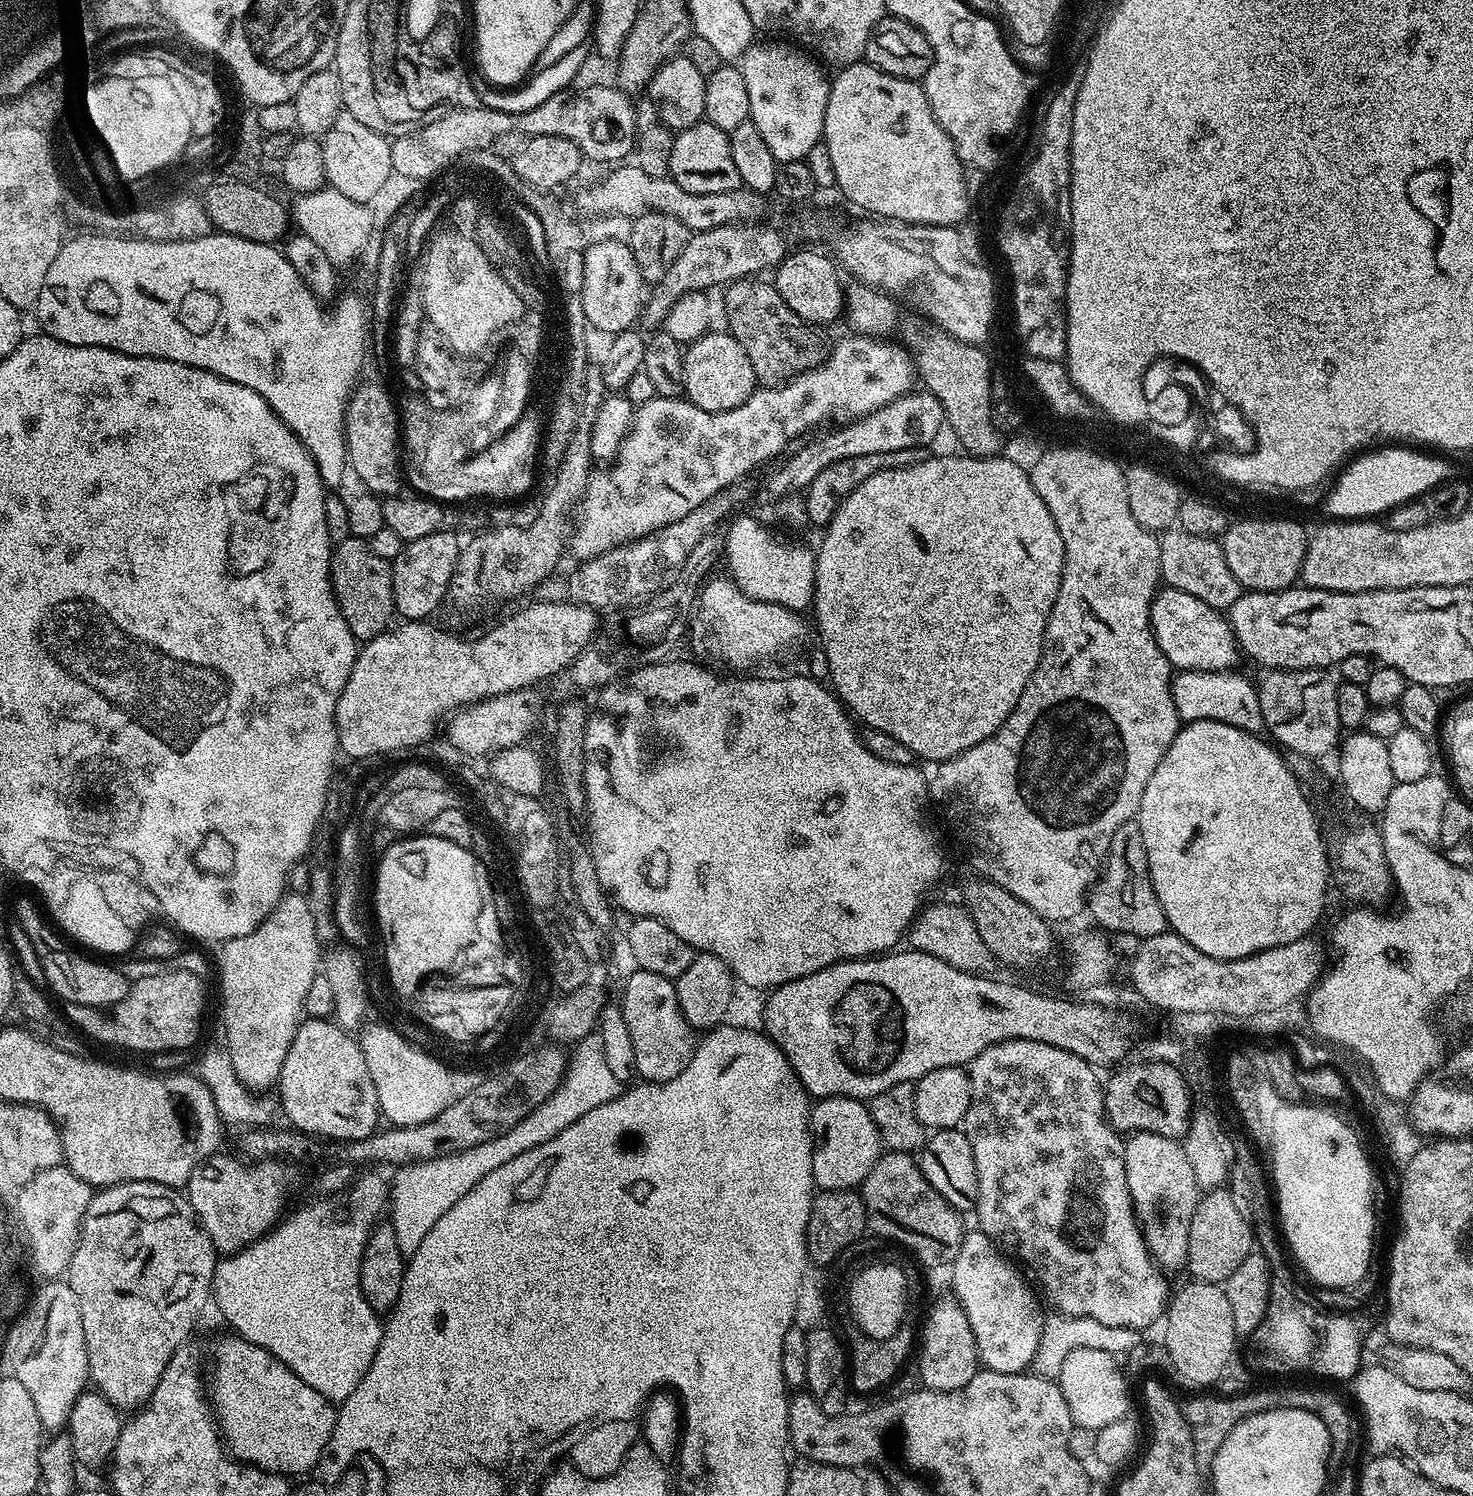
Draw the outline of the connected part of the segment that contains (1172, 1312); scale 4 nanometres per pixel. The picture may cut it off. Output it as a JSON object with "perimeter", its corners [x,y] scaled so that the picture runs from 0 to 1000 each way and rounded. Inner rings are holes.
{"perimeter":[[[809,856],[804,861],[799,864],[798,862],[792,875],[792,882],[789,898],[793,902],[796,918],[799,917],[807,925],[817,928],[826,922],[828,923],[834,916],[834,911],[836,909],[840,894],[835,870],[829,859]]]}

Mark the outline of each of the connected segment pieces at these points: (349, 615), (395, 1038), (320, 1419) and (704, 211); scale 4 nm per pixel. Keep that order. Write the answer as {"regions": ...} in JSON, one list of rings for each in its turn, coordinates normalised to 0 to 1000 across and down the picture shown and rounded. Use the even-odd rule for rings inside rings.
{"regions":[[[[238,358],[225,367],[225,396],[238,424],[242,429],[249,429],[264,422],[267,414],[267,392],[264,375],[254,370],[251,362]]],[[[263,684],[262,685],[251,684],[244,691],[243,697],[246,705],[248,707],[248,713],[251,715],[254,729],[257,731],[260,748],[269,753],[279,753],[286,750],[292,750],[301,741],[303,741],[307,737],[308,735],[308,729],[307,730],[308,720],[301,715],[299,709],[295,705],[295,707],[290,706],[288,704],[289,703],[286,702],[280,697],[276,697],[266,686]]],[[[155,892],[153,896],[147,897],[147,902],[144,904],[144,923],[142,925],[141,923],[140,928],[143,931],[143,941],[145,945],[147,953],[149,956],[149,959],[154,970],[160,975],[166,979],[170,979],[172,981],[178,981],[181,984],[189,984],[193,988],[199,988],[198,987],[202,986],[203,984],[209,984],[211,981],[212,983],[217,979],[219,972],[224,964],[224,959],[227,956],[227,951],[229,943],[229,939],[219,932],[216,932],[216,929],[208,926],[208,924],[205,924],[205,921],[202,921],[202,918],[198,917],[191,909],[186,908],[186,905],[183,905],[178,900],[172,900],[170,896],[164,895],[164,893]]],[[[431,111],[421,112],[415,115],[408,123],[399,126],[394,131],[394,139],[396,142],[405,142],[407,144],[424,144],[431,146],[437,142],[451,142],[460,148],[466,151],[468,156],[485,154],[487,151],[502,150],[503,148],[513,148],[519,142],[519,132],[515,128],[508,128],[503,124],[493,130],[471,130],[468,127],[463,127],[459,121],[450,118],[441,119],[441,116],[436,116]]]]}

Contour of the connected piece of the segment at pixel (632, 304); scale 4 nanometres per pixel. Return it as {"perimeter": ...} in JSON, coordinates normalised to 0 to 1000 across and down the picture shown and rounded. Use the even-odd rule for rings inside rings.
{"perimeter":[[[412,160],[397,165],[396,191],[394,195],[394,201],[396,205],[396,212],[401,219],[403,217],[407,222],[418,223],[424,222],[432,216],[432,211],[435,211],[439,191],[426,162],[423,160]]]}

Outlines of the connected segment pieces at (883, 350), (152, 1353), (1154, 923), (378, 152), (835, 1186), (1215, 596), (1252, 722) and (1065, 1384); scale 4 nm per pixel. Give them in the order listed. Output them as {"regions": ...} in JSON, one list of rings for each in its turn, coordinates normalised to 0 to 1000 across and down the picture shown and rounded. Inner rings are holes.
{"regions":[[[[585,223],[578,224],[578,225],[574,225],[574,227],[569,228],[566,233],[564,231],[563,237],[560,240],[559,243],[555,243],[553,246],[550,246],[548,249],[544,249],[543,251],[538,252],[537,254],[529,258],[514,259],[508,268],[498,274],[480,275],[474,271],[471,271],[466,266],[457,266],[456,265],[449,264],[446,264],[445,267],[434,271],[434,272],[431,273],[429,279],[429,286],[424,291],[424,295],[421,297],[421,301],[418,303],[417,307],[418,307],[418,310],[414,311],[411,316],[407,316],[407,314],[403,315],[399,319],[399,324],[396,328],[396,334],[394,334],[392,338],[392,347],[390,348],[387,359],[387,369],[389,369],[389,370],[392,372],[392,374],[391,374],[394,376],[402,374],[405,372],[414,368],[415,366],[437,362],[438,360],[442,359],[443,357],[447,356],[447,354],[453,352],[453,350],[460,349],[462,346],[465,346],[466,344],[468,344],[473,338],[476,338],[477,336],[482,333],[483,331],[487,330],[487,329],[491,326],[495,326],[500,324],[503,320],[507,319],[508,318],[506,317],[510,313],[513,313],[515,310],[519,310],[521,307],[525,307],[537,294],[542,293],[548,286],[554,286],[559,281],[568,281],[565,282],[570,285],[585,281],[586,278],[620,261],[621,257],[619,256],[623,256],[623,249],[620,239],[613,229],[608,229],[608,230],[605,230],[606,228],[603,226],[586,225]]],[[[88,789],[84,791],[77,791],[75,793],[71,793],[67,795],[63,799],[61,806],[58,809],[57,812],[57,816],[54,818],[54,828],[52,830],[52,835],[49,839],[49,842],[46,845],[46,849],[45,851],[45,857],[50,862],[50,865],[53,868],[53,876],[56,876],[56,892],[58,894],[58,905],[60,906],[60,918],[62,922],[62,924],[64,926],[64,930],[67,930],[68,932],[71,933],[75,937],[76,939],[80,943],[92,943],[94,942],[99,936],[103,934],[105,932],[105,926],[107,926],[107,924],[110,921],[110,918],[113,916],[113,913],[115,910],[115,908],[119,904],[122,901],[126,900],[128,892],[130,890],[130,887],[133,885],[133,882],[138,877],[138,874],[142,874],[143,867],[144,866],[144,852],[147,848],[147,843],[148,842],[148,838],[146,834],[144,834],[144,828],[138,824],[138,821],[136,820],[136,816],[133,814],[133,810],[130,808],[130,805],[128,803],[127,799],[124,796],[114,794],[112,791],[105,791],[101,789]]],[[[765,548],[764,551],[759,552],[759,555],[754,563],[752,574],[747,582],[747,587],[742,591],[737,602],[737,607],[755,624],[761,622],[779,627],[794,622],[793,614],[782,592],[778,563],[775,563],[775,555],[771,548]]],[[[231,75],[227,84],[220,90],[218,96],[221,111],[221,121],[238,134],[250,136],[267,114],[264,93],[260,89],[246,84],[237,75]]],[[[560,733],[550,741],[551,787],[557,795],[583,795],[599,772],[597,757],[593,753],[589,737],[576,733]]],[[[794,354],[787,359],[788,362],[788,387],[792,392],[805,394],[805,397],[811,397],[819,405],[826,408],[833,408],[838,402],[840,402],[842,397],[842,392],[840,386],[835,384],[835,378],[832,378],[832,370],[830,363],[822,358],[814,358],[800,354]]],[[[834,448],[833,449],[799,449],[796,453],[796,466],[797,467],[797,472],[800,475],[802,482],[823,481],[824,483],[830,483],[838,487],[842,487],[847,489],[857,490],[859,485],[853,458],[852,457],[849,457],[846,453],[841,452],[840,450],[841,449],[839,448]]],[[[729,902],[721,910],[721,916],[718,920],[718,924],[724,937],[726,940],[726,945],[728,950],[735,954],[740,954],[743,956],[754,953],[754,951],[759,951],[762,947],[766,946],[766,942],[766,925],[763,923],[764,917],[762,914],[758,912],[758,907],[751,902]]]]}

